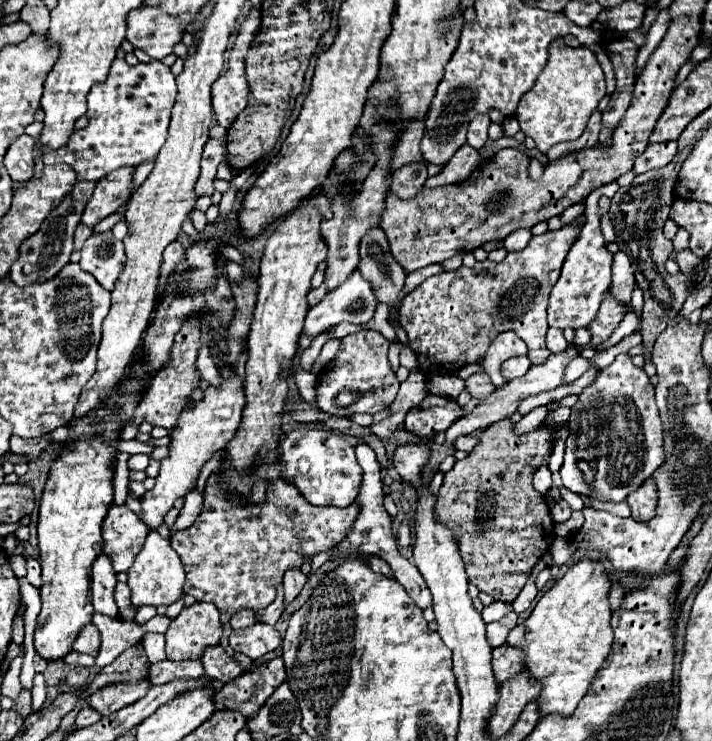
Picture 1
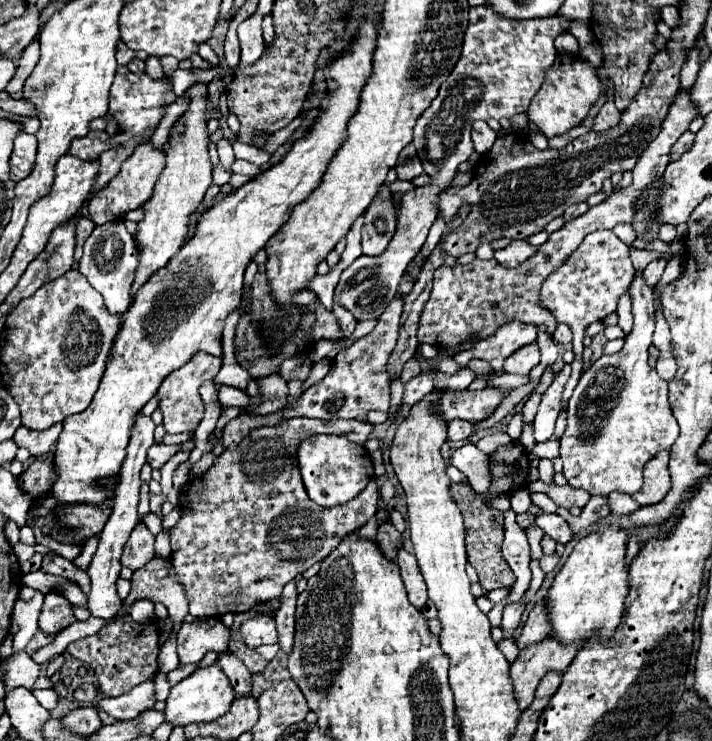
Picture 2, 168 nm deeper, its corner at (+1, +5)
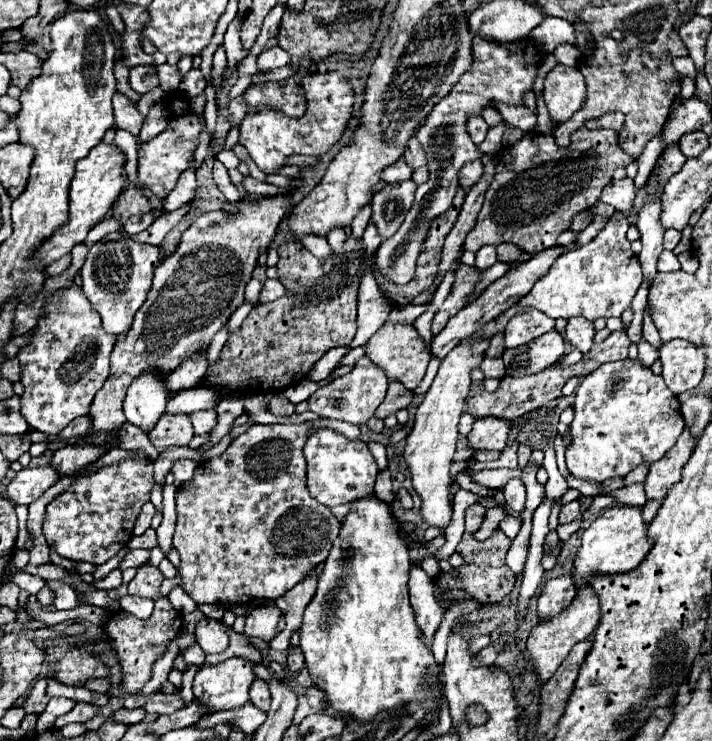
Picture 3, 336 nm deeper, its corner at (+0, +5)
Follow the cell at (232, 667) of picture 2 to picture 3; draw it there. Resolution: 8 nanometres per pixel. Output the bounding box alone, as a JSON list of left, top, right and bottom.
[249,678,271,712]

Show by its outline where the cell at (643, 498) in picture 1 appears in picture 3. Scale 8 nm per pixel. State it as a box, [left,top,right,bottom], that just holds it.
[643,428,695,502]

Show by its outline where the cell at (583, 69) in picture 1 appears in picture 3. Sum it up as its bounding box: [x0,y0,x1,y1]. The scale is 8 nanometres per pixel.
[543,64,587,124]

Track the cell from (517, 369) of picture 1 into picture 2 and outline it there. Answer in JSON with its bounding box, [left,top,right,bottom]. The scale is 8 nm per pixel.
[504,342,540,374]

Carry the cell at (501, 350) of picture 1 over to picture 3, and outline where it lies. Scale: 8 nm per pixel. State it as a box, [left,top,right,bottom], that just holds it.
[505,308,555,348]

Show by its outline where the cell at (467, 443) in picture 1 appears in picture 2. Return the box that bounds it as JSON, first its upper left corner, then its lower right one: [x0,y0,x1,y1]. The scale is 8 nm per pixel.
[448,420,472,440]

